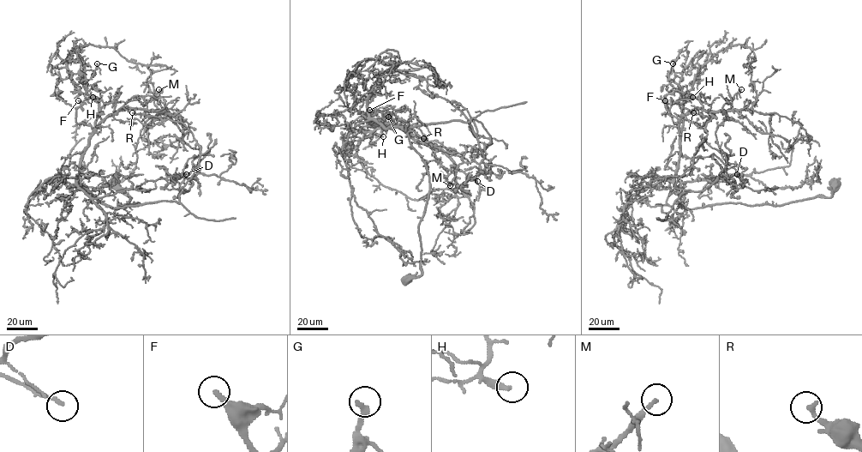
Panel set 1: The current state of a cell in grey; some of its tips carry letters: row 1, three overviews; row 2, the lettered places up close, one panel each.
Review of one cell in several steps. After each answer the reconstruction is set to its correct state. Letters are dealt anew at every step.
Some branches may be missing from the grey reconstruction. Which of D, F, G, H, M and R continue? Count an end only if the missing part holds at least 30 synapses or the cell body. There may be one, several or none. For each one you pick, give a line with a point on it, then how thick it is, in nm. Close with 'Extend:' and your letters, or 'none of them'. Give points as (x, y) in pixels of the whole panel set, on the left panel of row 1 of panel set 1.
D: place (186, 174); calibre 110 nm
H: place (92, 97); calibre 320 nm
M: place (158, 89); calibre 190 nm
Extend: D, H, M

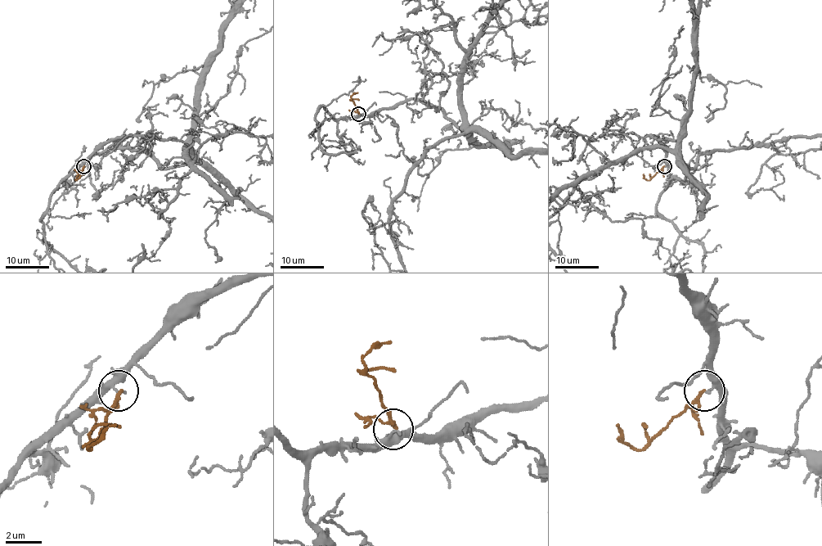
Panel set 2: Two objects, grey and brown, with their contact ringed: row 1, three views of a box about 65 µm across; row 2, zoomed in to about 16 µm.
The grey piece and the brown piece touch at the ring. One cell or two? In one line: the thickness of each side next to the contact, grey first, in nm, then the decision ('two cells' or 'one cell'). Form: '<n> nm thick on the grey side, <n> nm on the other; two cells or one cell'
190 nm thick on the grey side, 160 nm on the other; two cells

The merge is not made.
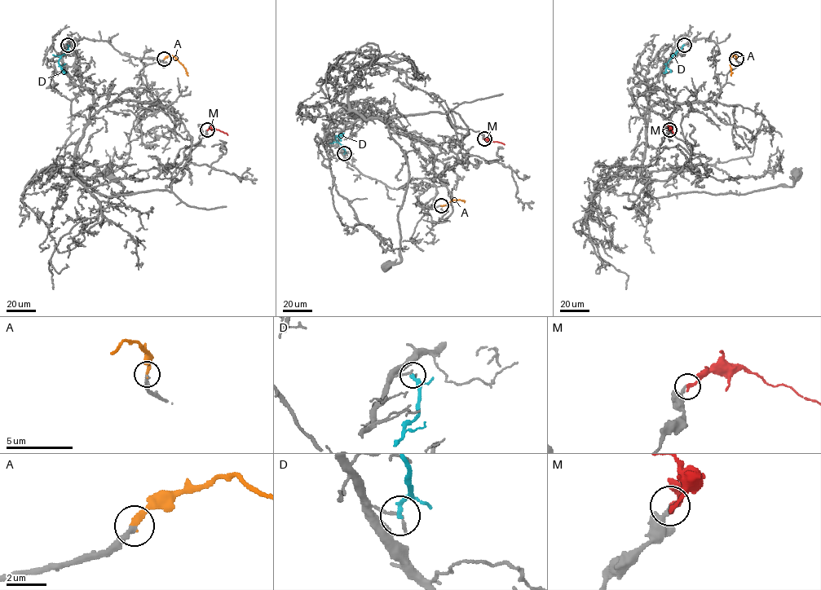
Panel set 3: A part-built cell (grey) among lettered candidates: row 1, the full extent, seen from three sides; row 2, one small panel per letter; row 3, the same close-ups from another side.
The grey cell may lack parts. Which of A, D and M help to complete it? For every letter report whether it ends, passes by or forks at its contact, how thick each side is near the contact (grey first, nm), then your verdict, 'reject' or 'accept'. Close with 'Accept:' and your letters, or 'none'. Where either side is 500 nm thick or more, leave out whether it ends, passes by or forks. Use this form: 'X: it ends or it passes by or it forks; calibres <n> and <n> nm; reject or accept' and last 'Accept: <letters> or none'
A: it ends; calibres 260 and 280 nm; accept
D: it ends; calibres 180 and 240 nm; reject
M: it ends; calibres 200 and 240 nm; accept
Accept: A, M

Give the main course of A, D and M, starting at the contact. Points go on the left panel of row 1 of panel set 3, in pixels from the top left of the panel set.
A: (164, 59), (170, 55), (174, 57), (188, 76)
D: (68, 45), (68, 49), (59, 61), (62, 71), (67, 72)
M: (207, 129), (214, 128), (227, 134)

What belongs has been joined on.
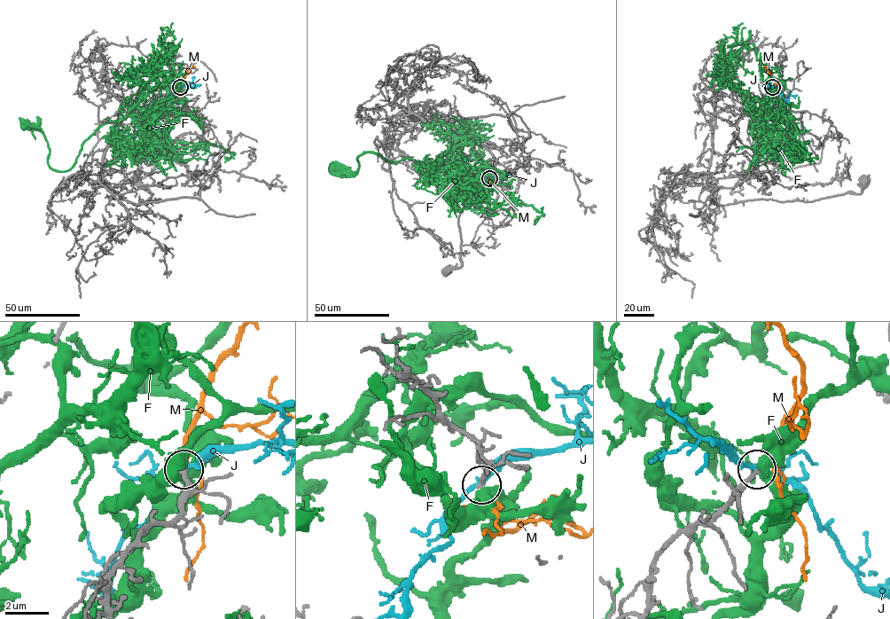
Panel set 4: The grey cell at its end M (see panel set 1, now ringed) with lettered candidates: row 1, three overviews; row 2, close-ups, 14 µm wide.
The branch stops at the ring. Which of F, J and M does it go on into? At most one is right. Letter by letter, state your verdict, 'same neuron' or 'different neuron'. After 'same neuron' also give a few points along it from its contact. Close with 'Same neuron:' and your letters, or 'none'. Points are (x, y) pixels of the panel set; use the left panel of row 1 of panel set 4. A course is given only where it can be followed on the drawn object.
F: different neuron
J: different neuron
M: same neuron | via (180, 87), (188, 69), (195, 66)
Same neuron: M

